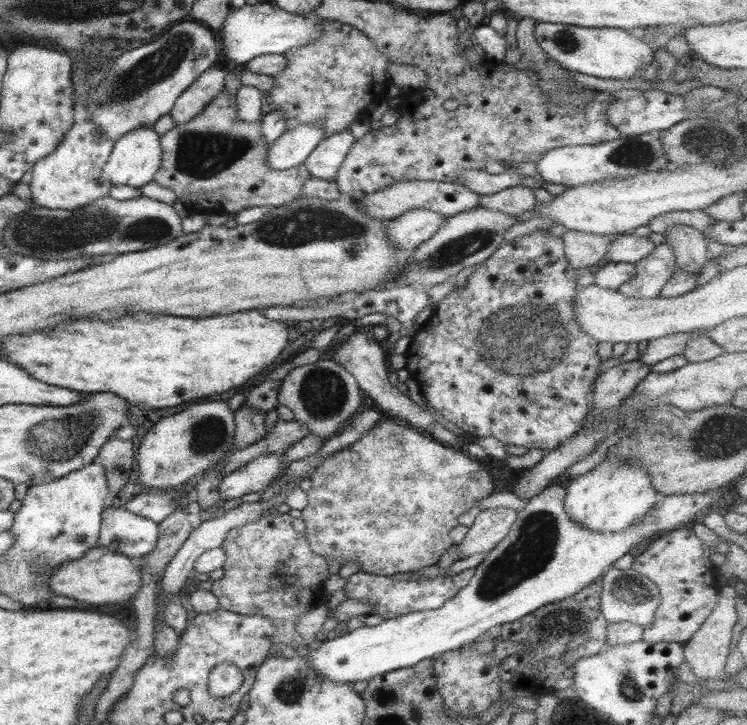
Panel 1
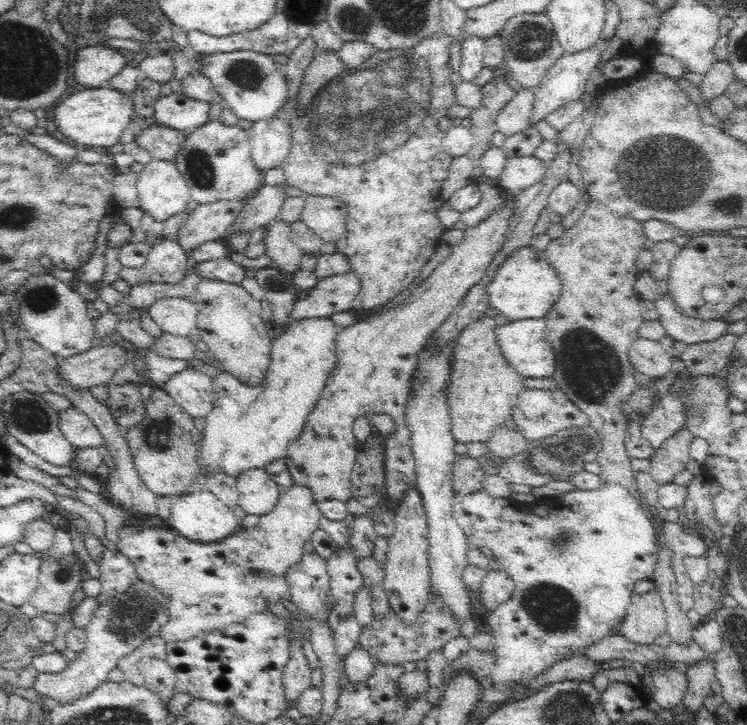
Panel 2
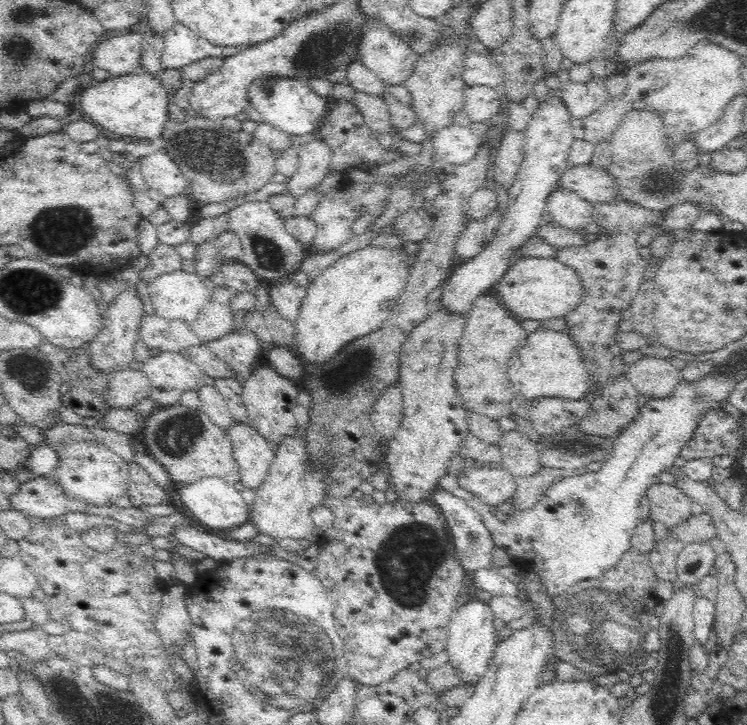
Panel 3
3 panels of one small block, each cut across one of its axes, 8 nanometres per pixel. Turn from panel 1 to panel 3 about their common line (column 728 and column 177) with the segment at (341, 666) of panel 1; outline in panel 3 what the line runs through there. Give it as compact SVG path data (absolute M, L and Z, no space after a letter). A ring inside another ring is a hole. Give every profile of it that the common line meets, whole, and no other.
M200 478L192 484L178 486L173 491L179 493L184 506L190 510L190 516L204 526L233 530L250 522L250 505L244 502L240 491L234 489L233 485L224 482L221 478Z

